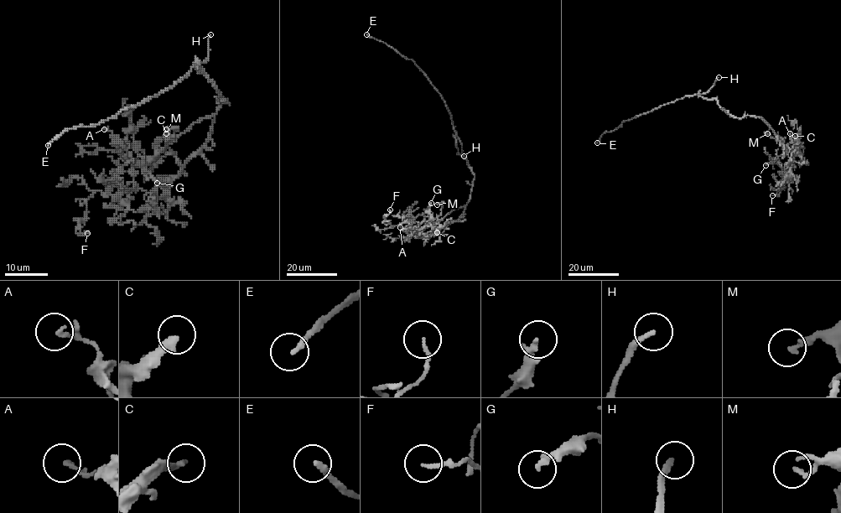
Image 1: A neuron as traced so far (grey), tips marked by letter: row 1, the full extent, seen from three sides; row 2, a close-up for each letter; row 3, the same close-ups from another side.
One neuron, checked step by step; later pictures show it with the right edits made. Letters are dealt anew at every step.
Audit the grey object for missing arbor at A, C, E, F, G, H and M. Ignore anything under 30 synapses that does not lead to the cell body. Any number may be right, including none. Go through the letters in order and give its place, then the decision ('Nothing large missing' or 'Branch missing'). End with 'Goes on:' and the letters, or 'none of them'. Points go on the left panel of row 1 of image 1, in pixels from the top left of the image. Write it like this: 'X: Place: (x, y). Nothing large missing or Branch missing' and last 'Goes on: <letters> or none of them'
A: Place: (104, 129). Nothing large missing
C: Place: (166, 133). Nothing large missing
E: Place: (48, 145). Branch missing
F: Place: (87, 233). Nothing large missing
G: Place: (157, 183). Nothing large missing
H: Place: (210, 34). Branch missing
M: Place: (166, 129). Nothing large missing
Goes on: E, H

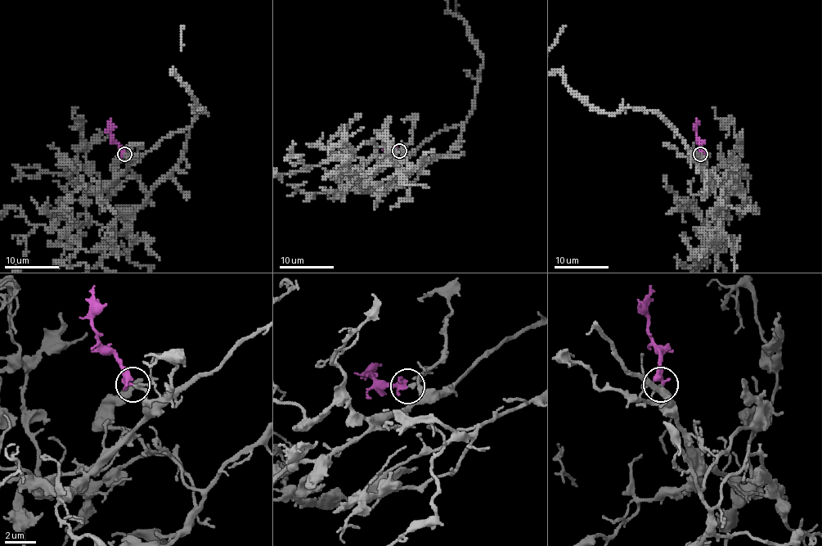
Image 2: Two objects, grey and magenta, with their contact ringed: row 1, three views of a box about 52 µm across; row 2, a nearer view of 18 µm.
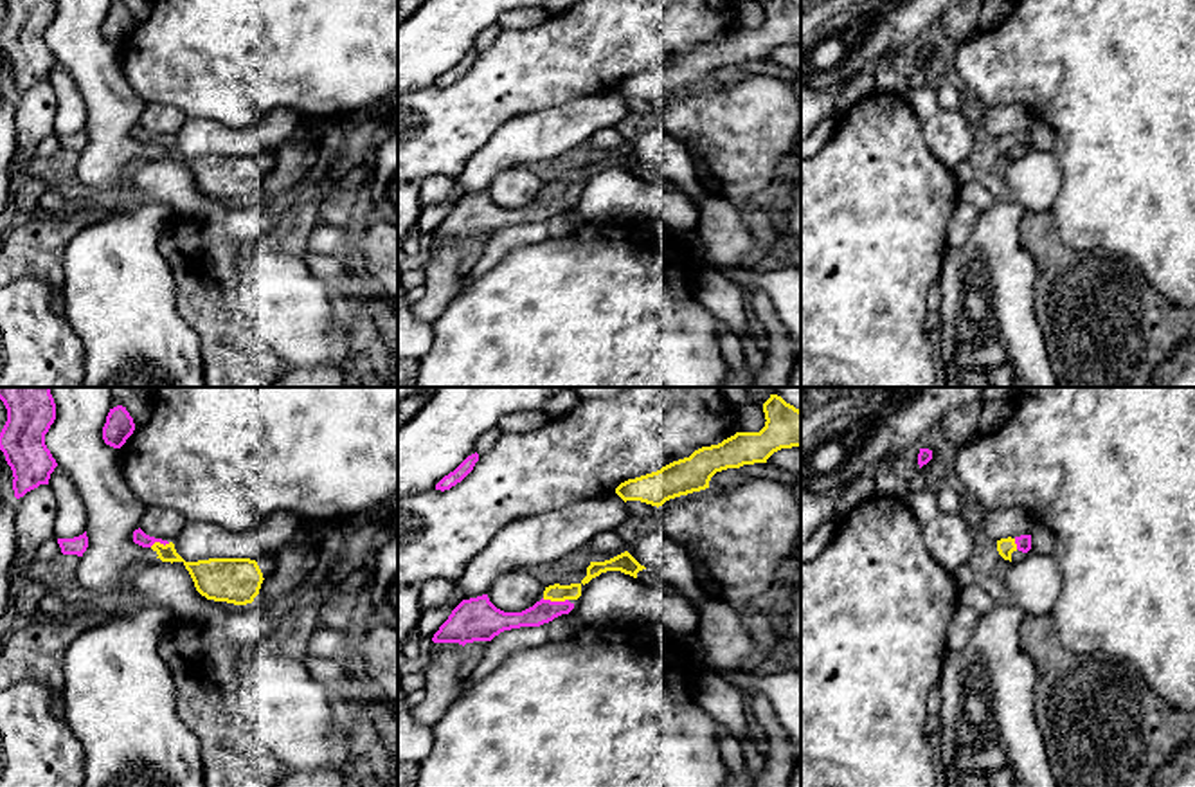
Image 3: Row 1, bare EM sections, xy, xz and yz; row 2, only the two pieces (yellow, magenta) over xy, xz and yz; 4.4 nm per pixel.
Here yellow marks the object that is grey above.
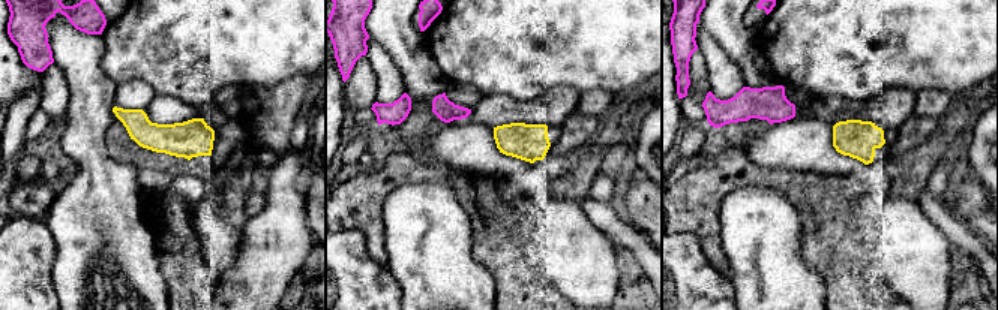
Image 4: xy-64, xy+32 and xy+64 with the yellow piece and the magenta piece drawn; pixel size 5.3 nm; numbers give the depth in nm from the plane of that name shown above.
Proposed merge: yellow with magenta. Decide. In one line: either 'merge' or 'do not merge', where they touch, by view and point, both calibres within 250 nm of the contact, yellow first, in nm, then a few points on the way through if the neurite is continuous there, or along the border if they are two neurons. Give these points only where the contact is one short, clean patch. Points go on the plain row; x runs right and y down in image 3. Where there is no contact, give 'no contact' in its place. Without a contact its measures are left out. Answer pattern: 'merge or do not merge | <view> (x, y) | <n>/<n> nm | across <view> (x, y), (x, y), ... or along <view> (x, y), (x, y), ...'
merge | xz (555, 197) | 80/110 nm | across xz (555, 189), (555, 197), (544, 208)

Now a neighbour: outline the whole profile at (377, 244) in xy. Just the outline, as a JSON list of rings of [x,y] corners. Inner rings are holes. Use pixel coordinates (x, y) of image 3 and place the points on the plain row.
[[[373,218],[355,238],[355,250],[365,277],[374,279],[387,301],[398,308],[398,227],[382,218]]]

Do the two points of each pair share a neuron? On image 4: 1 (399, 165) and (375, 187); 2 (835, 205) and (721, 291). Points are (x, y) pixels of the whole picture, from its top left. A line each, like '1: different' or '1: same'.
1: same
2: different

